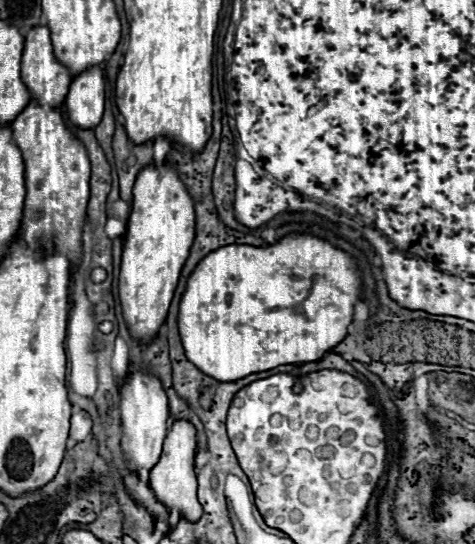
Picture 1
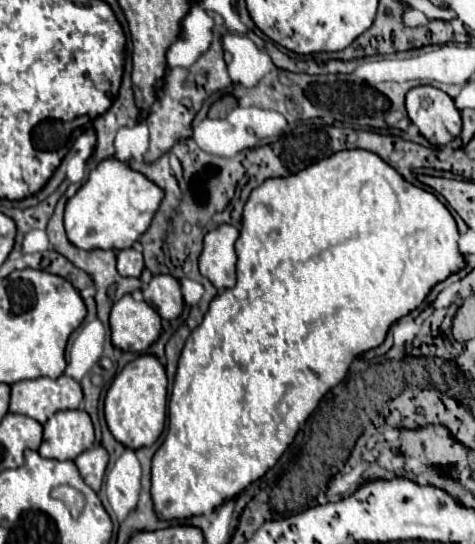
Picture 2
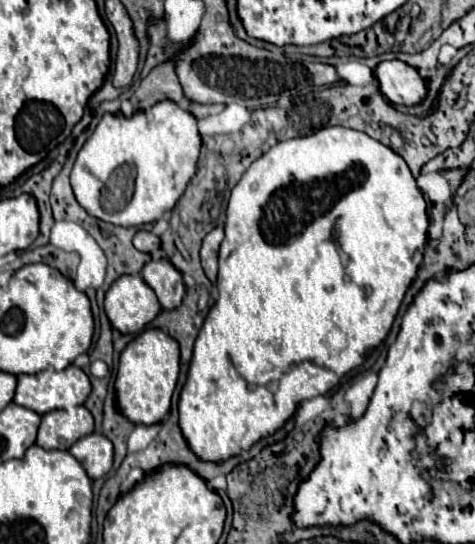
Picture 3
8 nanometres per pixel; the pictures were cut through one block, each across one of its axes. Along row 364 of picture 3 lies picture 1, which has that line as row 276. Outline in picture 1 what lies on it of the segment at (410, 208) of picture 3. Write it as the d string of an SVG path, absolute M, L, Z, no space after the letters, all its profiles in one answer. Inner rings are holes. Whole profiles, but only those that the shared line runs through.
M292 234L266 248L222 246L198 262L180 302L178 328L186 358L218 382L234 382L284 364L316 362L346 336L360 292L354 260L314 236Z

